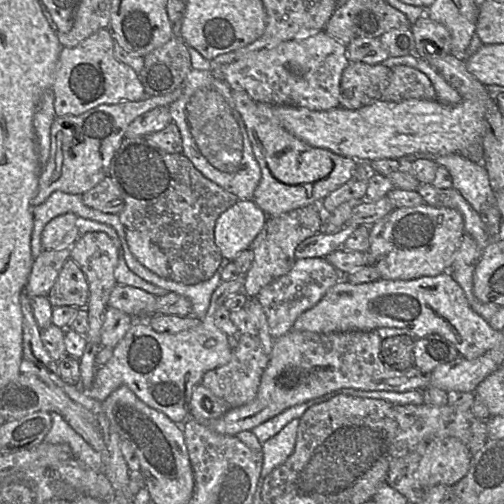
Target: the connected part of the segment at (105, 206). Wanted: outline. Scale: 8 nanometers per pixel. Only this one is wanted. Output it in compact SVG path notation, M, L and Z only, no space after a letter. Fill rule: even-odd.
M107 177L82 194L81 198L86 206L103 213L118 215L124 207L124 201L119 189Z

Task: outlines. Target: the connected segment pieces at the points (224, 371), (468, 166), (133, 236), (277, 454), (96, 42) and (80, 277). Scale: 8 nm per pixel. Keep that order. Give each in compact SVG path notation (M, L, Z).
M239 334L236 338L232 337L230 361L206 372L200 385L209 389L216 396L225 399L232 408L240 407L254 399L268 360L269 357L265 354L258 338Z
M459 154L437 156L435 162L446 168L457 190L479 214L495 204L487 171L482 163L475 163Z
M125 229L125 242L129 251L145 268L162 278L170 279L165 256L150 243L145 233Z
M293 419L277 434L262 443L263 464L257 484L262 484L267 474L282 463L293 451L299 419Z
M105 28L75 47L62 48L51 86L56 117L79 116L99 105L139 101L147 97L138 73L115 57L114 45L112 32Z
M68 259L48 296L52 307L72 306L78 309L85 308L89 298L89 287L86 277L80 267Z

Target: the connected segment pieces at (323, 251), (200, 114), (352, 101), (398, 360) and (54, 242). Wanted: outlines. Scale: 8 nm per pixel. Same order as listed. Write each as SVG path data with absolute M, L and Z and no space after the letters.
M346 225L333 233L319 232L303 240L295 250L296 259L325 258L330 253L342 248L344 242L359 227Z
M192 69L181 91L181 96L168 109L181 134L182 154L208 180L236 195L239 200L252 200L261 180L261 169L243 119L235 107L231 88L216 78L213 71Z
M349 62L340 81L339 106L356 110L378 101L391 79L392 67Z
M398 335L382 340L380 357L388 366L403 370L414 366L413 348L415 337Z
M73 213L59 215L44 227L41 243L45 249L71 248L80 237L77 228L78 216Z

